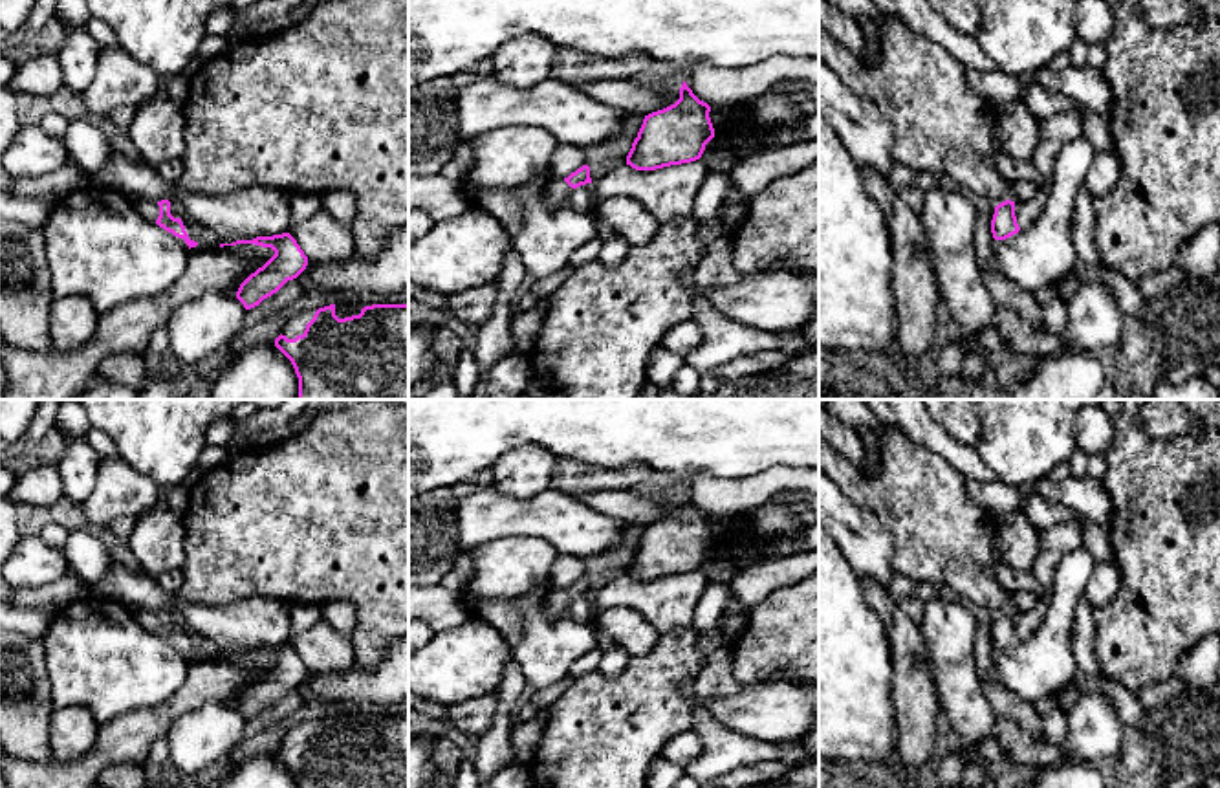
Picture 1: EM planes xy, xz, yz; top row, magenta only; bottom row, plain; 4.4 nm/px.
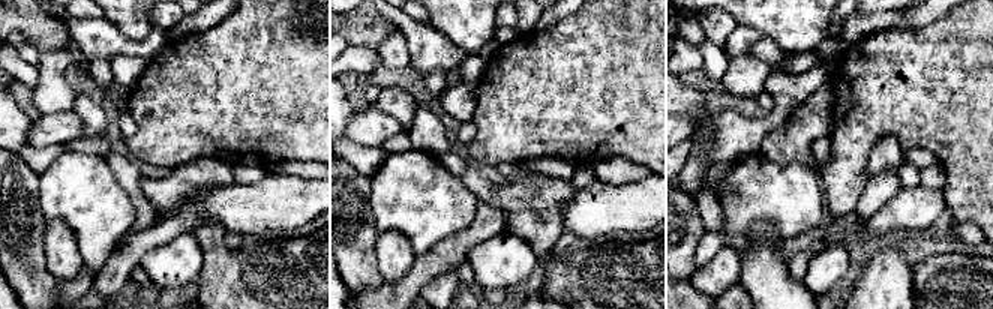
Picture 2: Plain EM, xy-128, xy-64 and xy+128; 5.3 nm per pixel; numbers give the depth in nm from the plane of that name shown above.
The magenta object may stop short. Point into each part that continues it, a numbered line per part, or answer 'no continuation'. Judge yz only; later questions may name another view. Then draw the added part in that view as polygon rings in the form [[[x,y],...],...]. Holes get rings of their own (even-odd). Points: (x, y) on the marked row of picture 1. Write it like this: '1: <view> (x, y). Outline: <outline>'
1: yz (1054, 134). Outline: [[[1062,112],[1039,123],[1039,143],[1031,161],[1040,174],[1040,187],[1029,202],[1015,202],[1020,229],[1026,229],[1042,211],[1053,187],[1055,161],[1061,150],[1081,136],[1083,119],[1075,112]]]

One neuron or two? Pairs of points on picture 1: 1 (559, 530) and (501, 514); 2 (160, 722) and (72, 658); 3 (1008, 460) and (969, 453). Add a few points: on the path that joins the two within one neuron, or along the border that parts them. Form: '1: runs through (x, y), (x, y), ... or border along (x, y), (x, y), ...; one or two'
1: runs through (544, 517), (515, 517); one
2: border along (178, 688), (163, 700), (127, 710), (101, 726); two
3: border along (975, 446), (980, 459), (999, 479); two

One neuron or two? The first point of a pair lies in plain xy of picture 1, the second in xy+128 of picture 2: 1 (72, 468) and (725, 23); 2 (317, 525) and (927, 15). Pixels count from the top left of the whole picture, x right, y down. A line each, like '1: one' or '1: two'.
1: two
2: two

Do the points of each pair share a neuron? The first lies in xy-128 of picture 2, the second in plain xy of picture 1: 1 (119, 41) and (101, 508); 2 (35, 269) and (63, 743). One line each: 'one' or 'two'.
1: one
2: two

